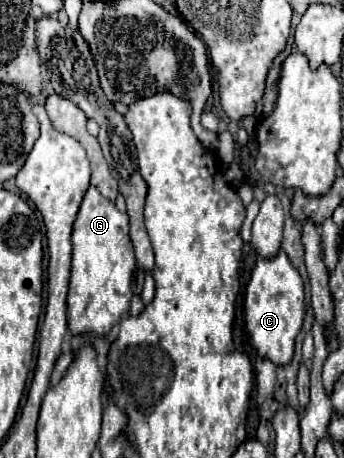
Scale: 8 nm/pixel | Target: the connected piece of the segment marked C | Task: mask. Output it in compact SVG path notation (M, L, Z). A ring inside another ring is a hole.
M279 250L275 258L259 260L251 272L251 280L245 290L245 324L257 356L267 358L277 366L289 364L295 352L295 338L303 326L303 316L303 280L299 272L291 266L287 254Z

